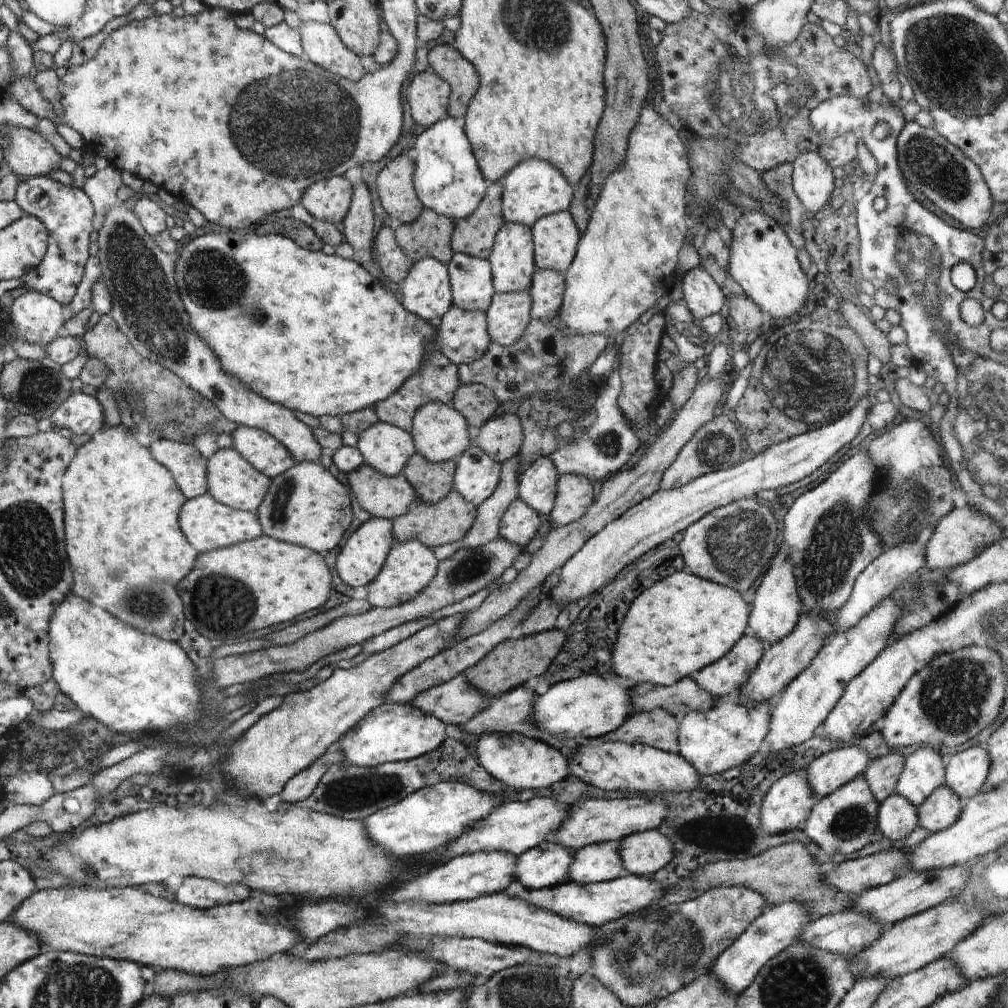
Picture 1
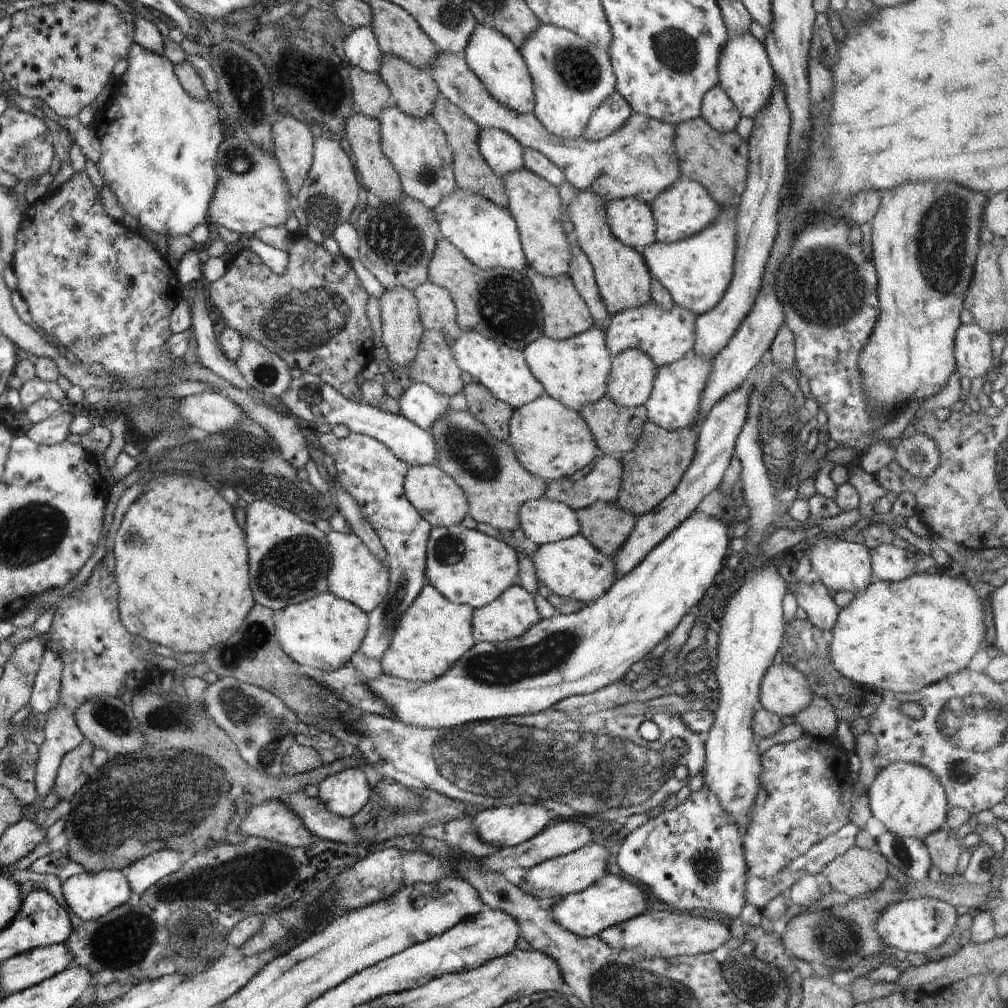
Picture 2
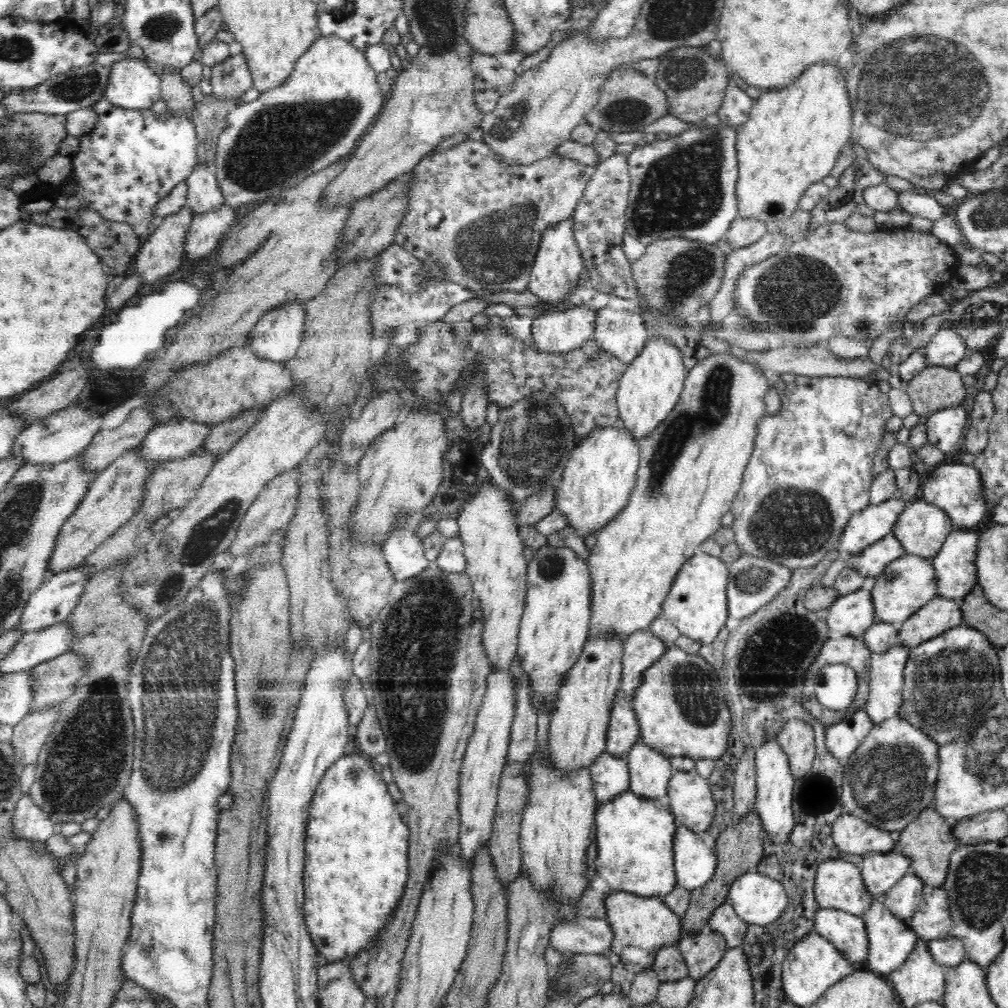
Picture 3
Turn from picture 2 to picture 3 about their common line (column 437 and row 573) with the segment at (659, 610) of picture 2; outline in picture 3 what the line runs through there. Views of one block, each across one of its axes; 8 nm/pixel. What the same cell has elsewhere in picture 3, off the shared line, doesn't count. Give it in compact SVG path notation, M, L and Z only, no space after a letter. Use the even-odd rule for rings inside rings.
M699 552L684 563L676 576L670 592L662 606L664 615L681 632L682 635L699 642L710 644L727 623L727 586L729 580L729 565L720 557Z

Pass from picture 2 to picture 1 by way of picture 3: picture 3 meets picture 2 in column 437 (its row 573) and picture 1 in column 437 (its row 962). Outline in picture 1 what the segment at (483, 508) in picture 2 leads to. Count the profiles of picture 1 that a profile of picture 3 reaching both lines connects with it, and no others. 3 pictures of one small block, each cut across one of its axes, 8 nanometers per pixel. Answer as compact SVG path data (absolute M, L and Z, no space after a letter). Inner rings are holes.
M430 347L428 352L426 352L426 360L422 363L422 368L414 376L410 376L406 380L406 384L402 384L402 388L397 392L374 406L377 418L380 422L392 424L401 430L411 433L414 414L418 412L418 408L422 408L428 402L450 405L459 386L459 368L437 351L435 347Z

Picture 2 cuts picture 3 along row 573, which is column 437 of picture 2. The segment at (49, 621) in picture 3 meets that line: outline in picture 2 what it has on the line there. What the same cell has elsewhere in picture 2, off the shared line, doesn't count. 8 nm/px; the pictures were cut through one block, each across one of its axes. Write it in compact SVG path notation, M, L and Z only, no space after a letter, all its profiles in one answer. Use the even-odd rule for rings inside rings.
M439 50L431 68L431 77L439 94L462 109L480 128L498 128L515 138L523 148L534 148L547 156L564 174L567 182L579 191L588 187L605 201L636 198L651 204L660 192L670 188L678 178L678 158L674 152L675 127L633 112L622 128L600 140L576 138L564 140L554 136L532 112L518 114L490 96L486 86L476 78L466 62L464 52L448 54Z

